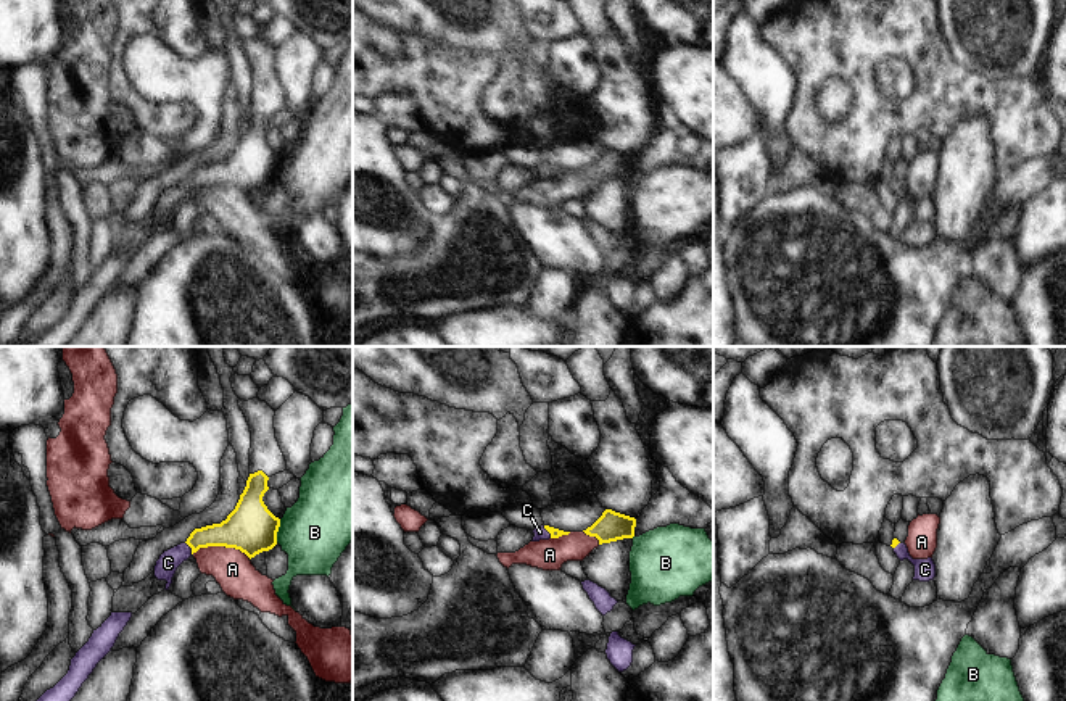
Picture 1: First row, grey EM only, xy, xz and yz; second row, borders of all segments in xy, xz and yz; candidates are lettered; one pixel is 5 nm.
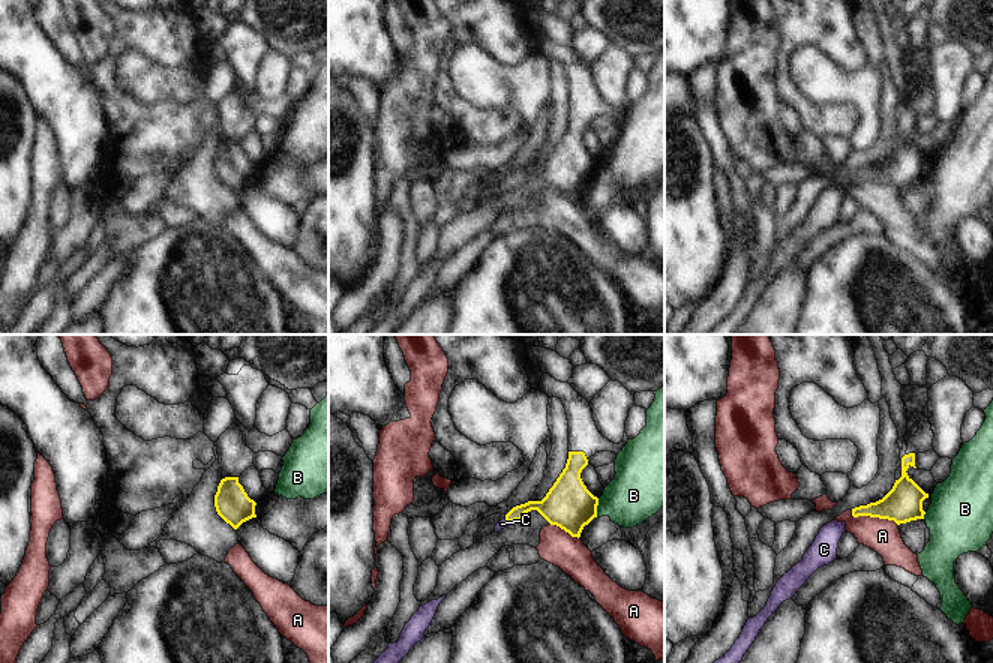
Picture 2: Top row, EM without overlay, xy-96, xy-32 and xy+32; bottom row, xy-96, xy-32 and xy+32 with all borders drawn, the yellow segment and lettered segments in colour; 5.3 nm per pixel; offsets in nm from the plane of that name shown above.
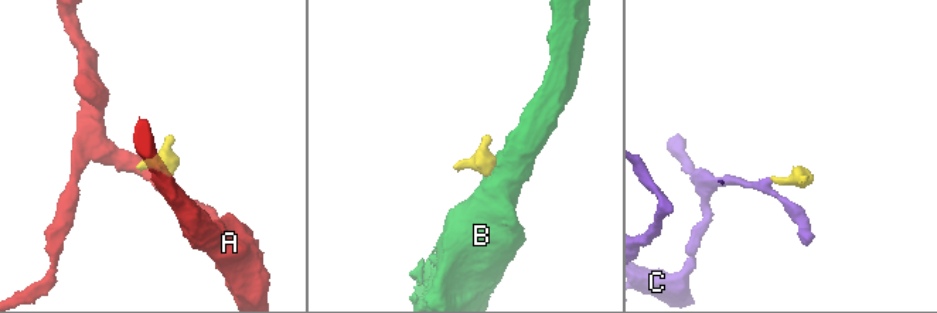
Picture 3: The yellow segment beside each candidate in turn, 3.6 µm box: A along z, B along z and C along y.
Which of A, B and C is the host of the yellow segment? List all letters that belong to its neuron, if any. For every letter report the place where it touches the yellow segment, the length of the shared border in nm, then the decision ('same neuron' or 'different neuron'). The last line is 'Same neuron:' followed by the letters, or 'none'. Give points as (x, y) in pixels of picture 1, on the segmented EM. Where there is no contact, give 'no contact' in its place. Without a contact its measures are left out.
A: xy (221, 545) | 300 nm | different neuron
B: xy (277, 530) | 120 nm | different neuron
C: xz (548, 530) | 80 nm | same neuron
Same neuron: C

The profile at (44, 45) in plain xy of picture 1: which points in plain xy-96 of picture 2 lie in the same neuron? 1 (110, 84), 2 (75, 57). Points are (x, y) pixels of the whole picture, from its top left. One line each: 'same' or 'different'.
1: different
2: different

